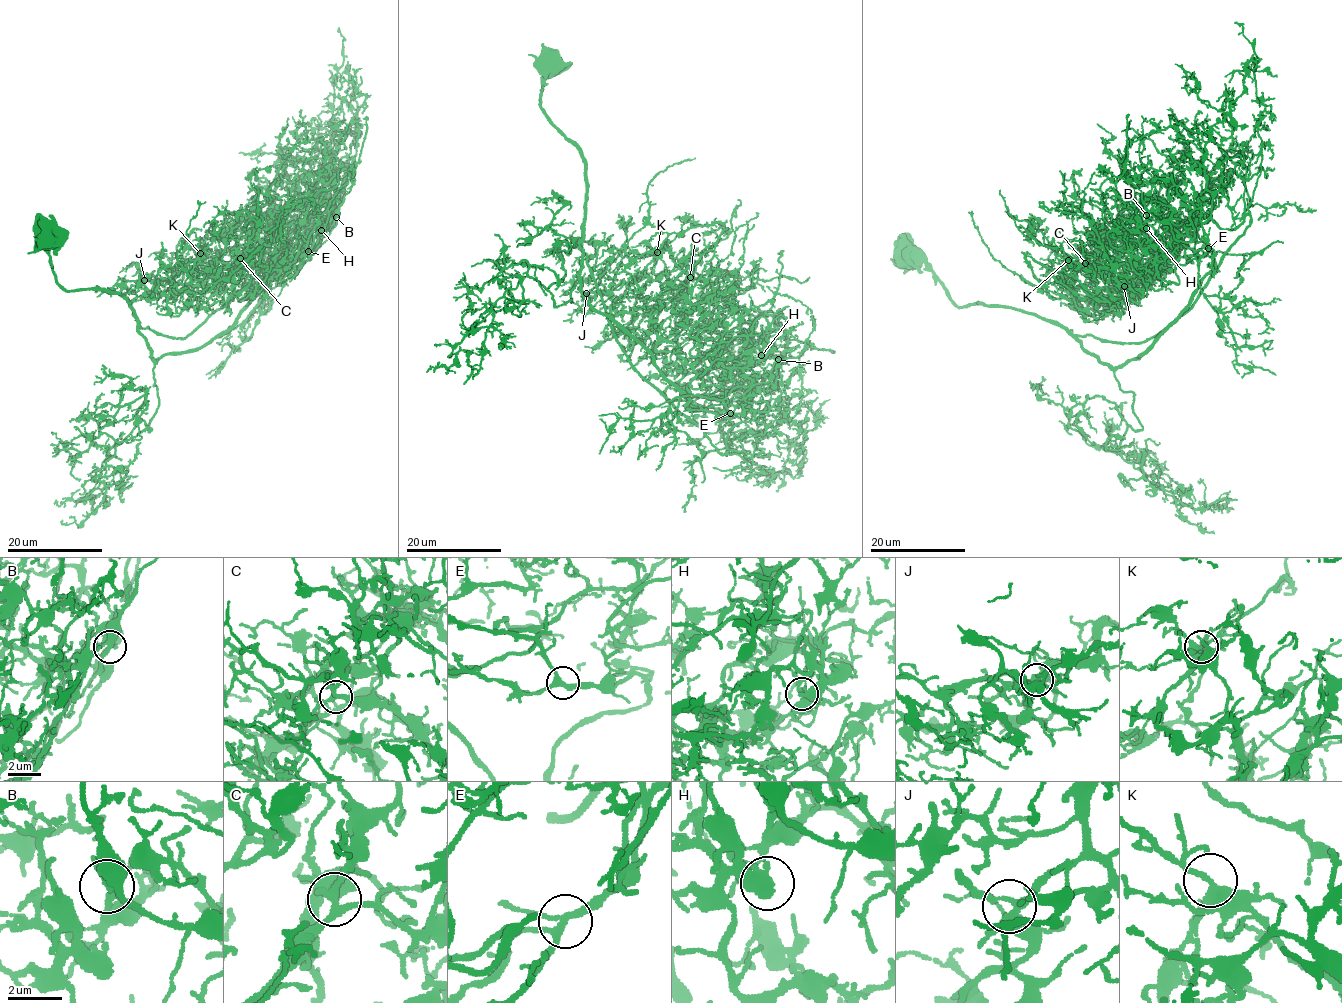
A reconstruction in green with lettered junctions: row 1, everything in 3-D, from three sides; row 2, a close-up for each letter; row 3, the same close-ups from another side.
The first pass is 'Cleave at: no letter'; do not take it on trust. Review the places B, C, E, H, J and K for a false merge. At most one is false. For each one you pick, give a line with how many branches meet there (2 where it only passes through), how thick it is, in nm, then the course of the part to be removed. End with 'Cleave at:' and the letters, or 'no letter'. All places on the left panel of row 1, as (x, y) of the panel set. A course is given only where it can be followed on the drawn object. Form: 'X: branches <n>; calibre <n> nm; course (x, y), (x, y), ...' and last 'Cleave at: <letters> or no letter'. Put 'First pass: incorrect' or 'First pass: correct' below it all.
Cleave at: no letter
First pass: correct

